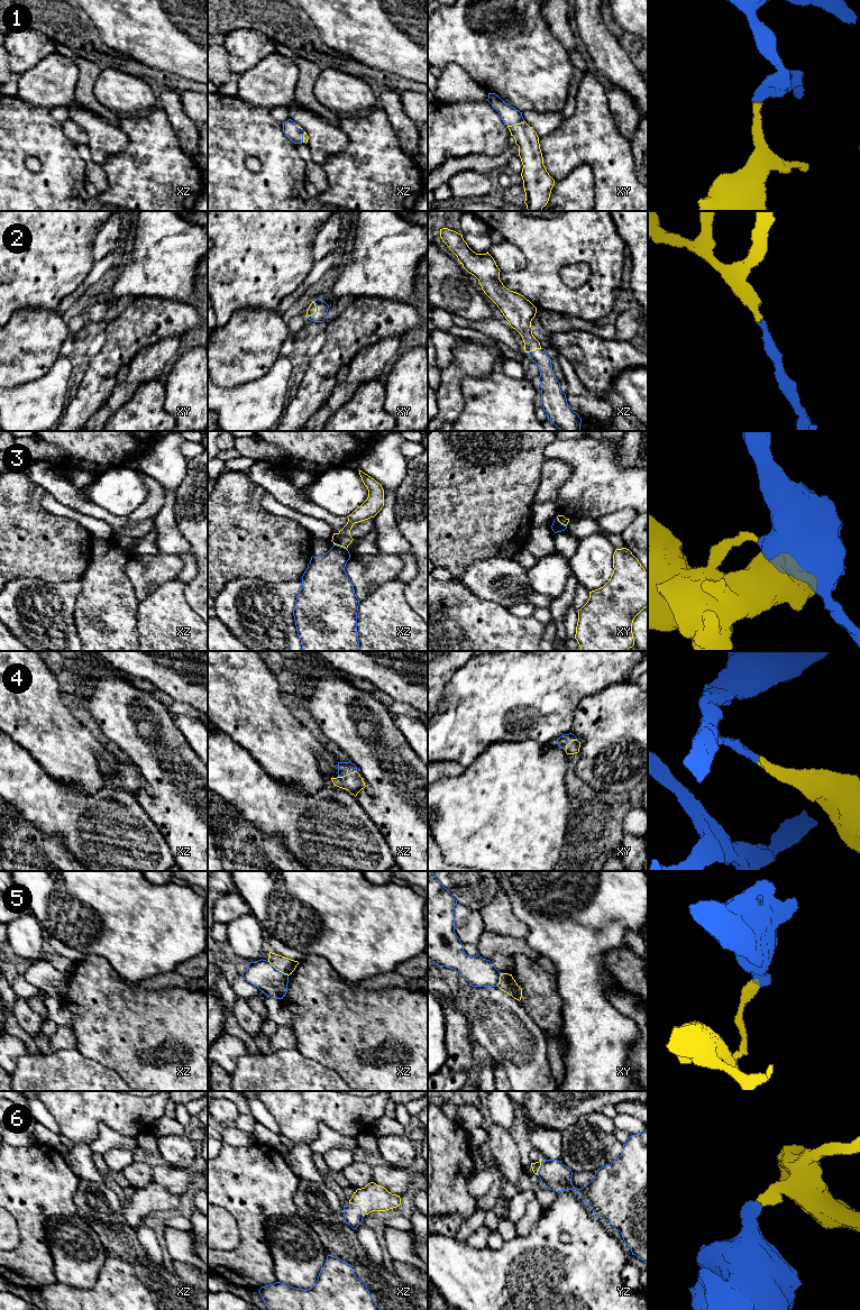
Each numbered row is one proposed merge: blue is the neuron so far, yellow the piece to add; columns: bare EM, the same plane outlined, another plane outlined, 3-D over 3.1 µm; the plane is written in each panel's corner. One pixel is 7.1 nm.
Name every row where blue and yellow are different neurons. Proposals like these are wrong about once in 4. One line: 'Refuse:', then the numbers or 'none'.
Refuse: 3, 5

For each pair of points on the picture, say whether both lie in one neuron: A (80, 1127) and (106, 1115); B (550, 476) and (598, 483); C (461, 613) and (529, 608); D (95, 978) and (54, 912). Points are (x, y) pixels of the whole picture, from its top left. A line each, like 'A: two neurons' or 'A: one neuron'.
A: one neuron
B: two neurons
C: two neurons
D: two neurons

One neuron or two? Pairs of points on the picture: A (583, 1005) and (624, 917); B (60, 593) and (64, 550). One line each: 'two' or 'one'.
A: one
B: two

